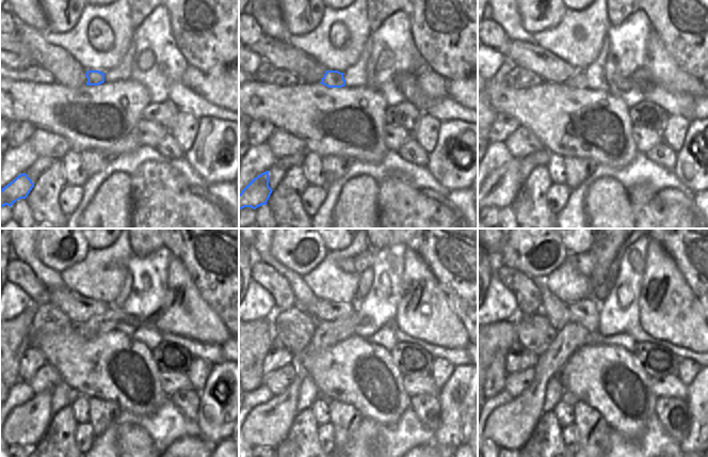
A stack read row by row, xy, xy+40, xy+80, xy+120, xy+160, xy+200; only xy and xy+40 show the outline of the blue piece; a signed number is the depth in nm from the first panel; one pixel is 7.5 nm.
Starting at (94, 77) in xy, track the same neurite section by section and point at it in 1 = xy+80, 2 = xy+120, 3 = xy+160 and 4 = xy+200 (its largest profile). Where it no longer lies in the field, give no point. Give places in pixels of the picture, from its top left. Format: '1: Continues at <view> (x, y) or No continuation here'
1: Continues at xy+80 (578, 81)
2: Continues at xy+120 (99, 325)
3: Continues at xy+160 (327, 334)
4: Continues at xy+200 (510, 426).

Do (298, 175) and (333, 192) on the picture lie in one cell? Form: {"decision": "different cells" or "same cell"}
{"decision": "different cells"}

